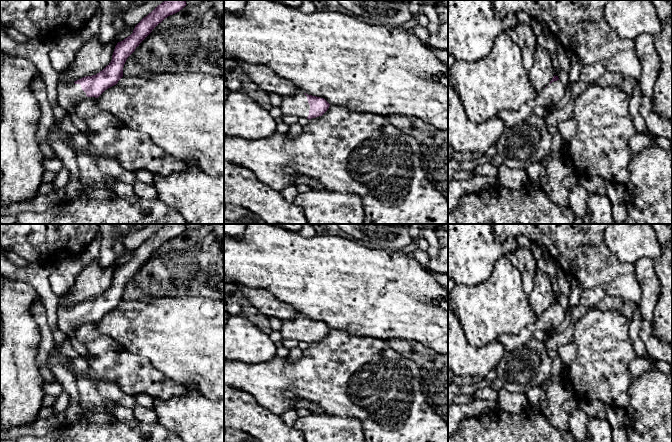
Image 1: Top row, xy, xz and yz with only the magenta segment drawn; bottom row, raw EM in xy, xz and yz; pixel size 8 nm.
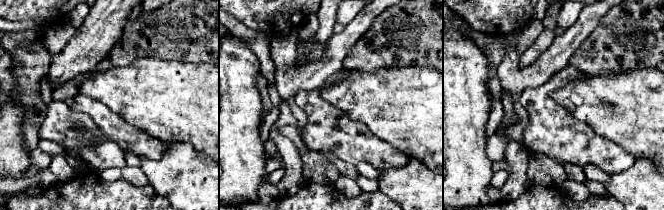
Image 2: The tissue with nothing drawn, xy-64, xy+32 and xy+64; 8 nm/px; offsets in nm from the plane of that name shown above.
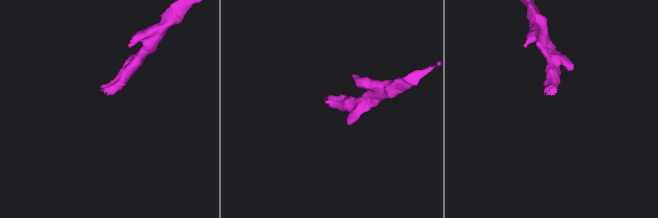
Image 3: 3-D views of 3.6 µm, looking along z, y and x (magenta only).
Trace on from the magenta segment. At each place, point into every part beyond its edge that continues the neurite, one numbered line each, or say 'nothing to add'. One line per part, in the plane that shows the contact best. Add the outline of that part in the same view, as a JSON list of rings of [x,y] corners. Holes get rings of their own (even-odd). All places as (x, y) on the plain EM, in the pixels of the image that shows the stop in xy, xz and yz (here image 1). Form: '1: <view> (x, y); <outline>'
1: xy (68, 319); [[[60,305],[57,311],[57,328],[65,335],[71,336],[76,329],[85,323],[97,323],[87,321],[80,308],[62,308]]]

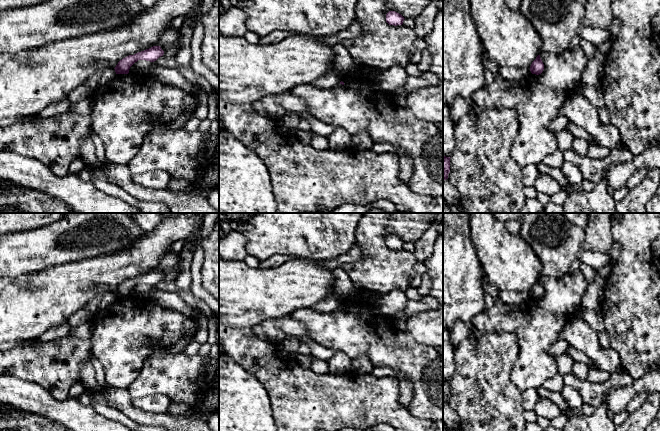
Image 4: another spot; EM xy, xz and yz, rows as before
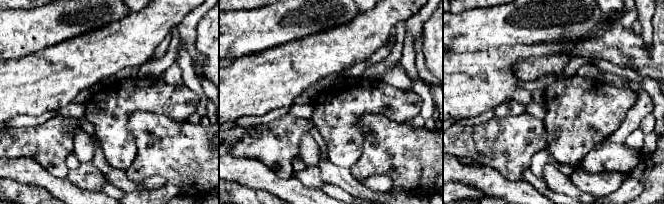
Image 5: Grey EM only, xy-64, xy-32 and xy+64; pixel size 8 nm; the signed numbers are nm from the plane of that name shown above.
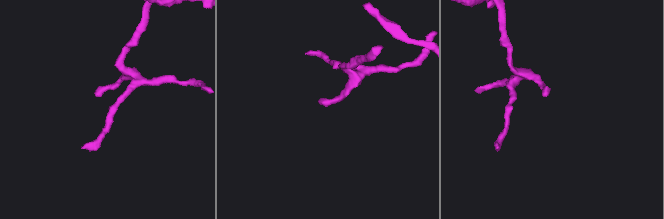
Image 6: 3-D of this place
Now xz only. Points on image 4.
nothing to add

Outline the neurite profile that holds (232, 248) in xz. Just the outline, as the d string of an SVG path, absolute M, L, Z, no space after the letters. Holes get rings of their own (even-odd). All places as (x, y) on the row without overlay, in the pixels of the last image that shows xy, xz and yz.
M231 231L219 241L219 258L226 261L244 261L247 238L240 232Z

